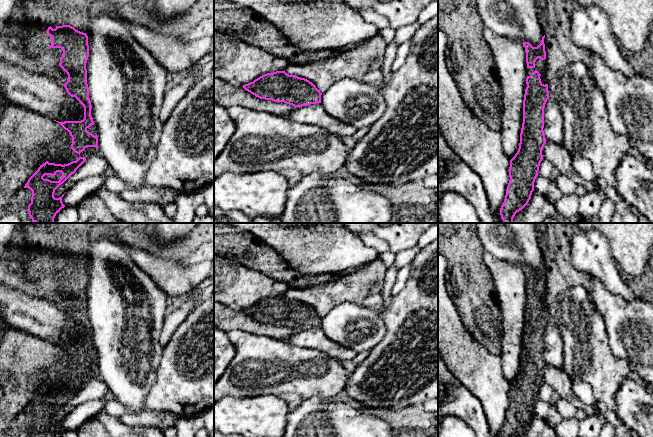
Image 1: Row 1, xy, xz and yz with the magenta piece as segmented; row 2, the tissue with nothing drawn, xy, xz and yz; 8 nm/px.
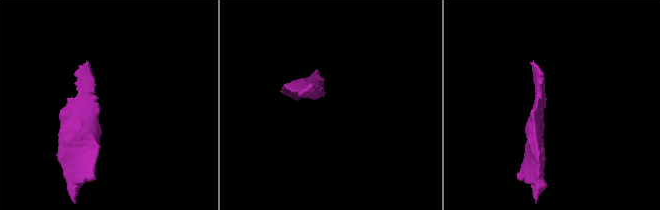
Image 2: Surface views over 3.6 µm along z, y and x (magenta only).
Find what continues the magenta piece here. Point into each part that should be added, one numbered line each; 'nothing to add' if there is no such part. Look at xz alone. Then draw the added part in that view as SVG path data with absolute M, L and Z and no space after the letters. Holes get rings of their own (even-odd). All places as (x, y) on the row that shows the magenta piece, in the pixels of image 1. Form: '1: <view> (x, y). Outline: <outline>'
nothing to add

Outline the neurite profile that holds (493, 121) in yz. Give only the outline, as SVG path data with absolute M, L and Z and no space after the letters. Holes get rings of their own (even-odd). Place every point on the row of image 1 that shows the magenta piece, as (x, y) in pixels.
M438 0L438 27L447 35L446 62L449 72L471 111L491 130L501 131L502 92L497 68L489 45L483 38L483 22L477 12L476 0Z

